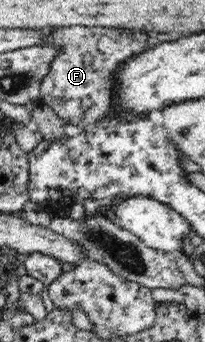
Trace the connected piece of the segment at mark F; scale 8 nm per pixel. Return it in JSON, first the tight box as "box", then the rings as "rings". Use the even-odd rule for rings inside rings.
{"box":[39,26,148,130],"rings":[[[90,26],[58,27],[52,30],[46,44],[61,48],[61,53],[53,60],[48,74],[42,79],[39,100],[63,118],[66,124],[74,124],[85,130],[96,124],[107,122],[127,122],[126,117],[114,118],[112,109],[112,86],[116,68],[130,56],[144,52],[148,36],[144,32],[130,30],[96,30]]]}

